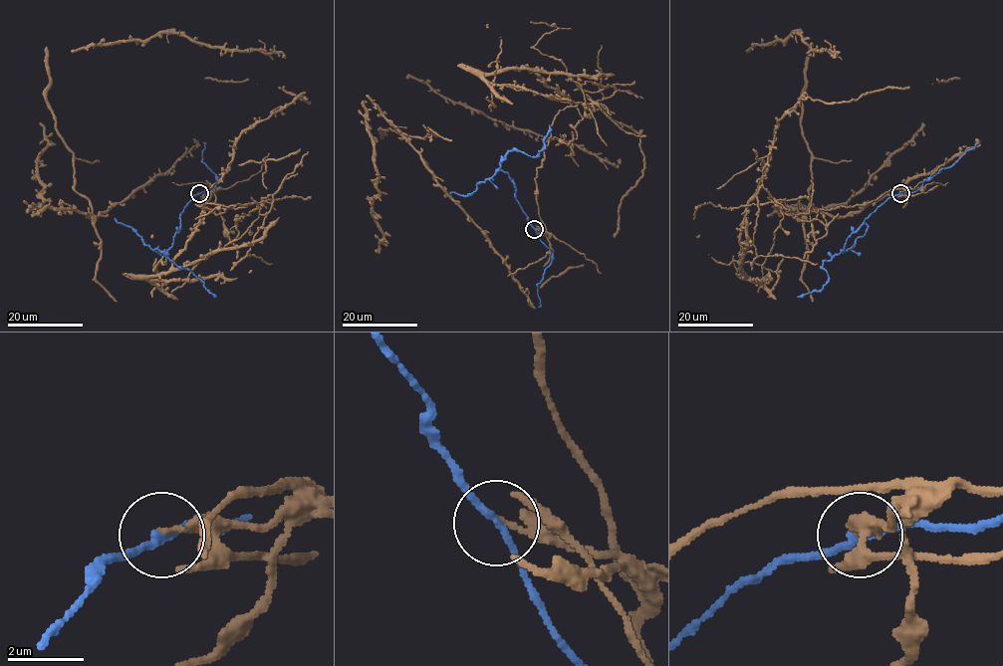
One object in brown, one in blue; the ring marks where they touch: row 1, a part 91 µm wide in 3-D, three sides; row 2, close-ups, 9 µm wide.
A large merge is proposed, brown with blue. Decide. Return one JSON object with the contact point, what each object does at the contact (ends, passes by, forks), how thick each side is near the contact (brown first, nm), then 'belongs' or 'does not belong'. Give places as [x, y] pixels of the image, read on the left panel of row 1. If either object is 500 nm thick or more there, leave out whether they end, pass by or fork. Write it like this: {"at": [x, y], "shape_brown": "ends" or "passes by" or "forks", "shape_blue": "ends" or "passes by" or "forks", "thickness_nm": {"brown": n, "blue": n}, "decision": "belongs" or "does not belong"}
{"at": [199, 193], "shape_brown": "ends", "shape_blue": "passes by", "thickness_nm": {"brown": 220, "blue": 180}, "decision": "does not belong"}

